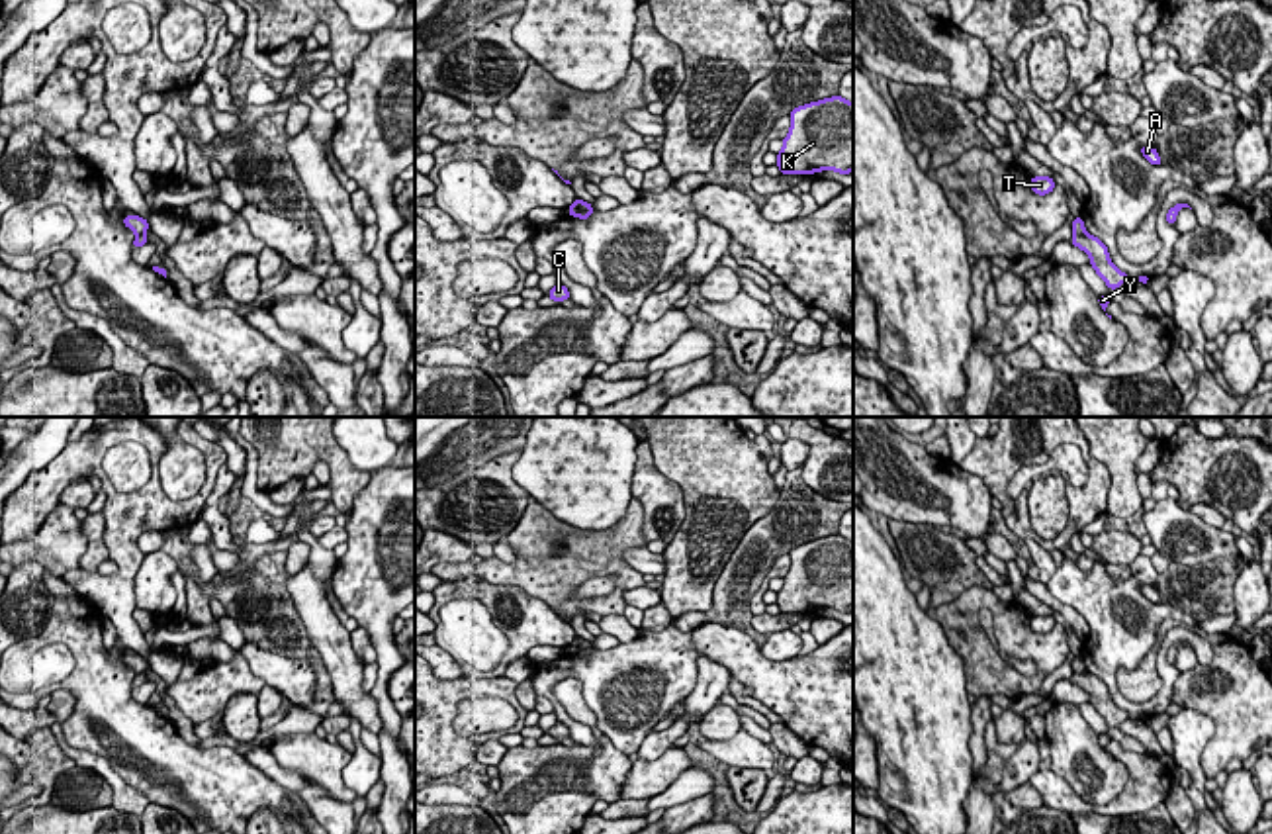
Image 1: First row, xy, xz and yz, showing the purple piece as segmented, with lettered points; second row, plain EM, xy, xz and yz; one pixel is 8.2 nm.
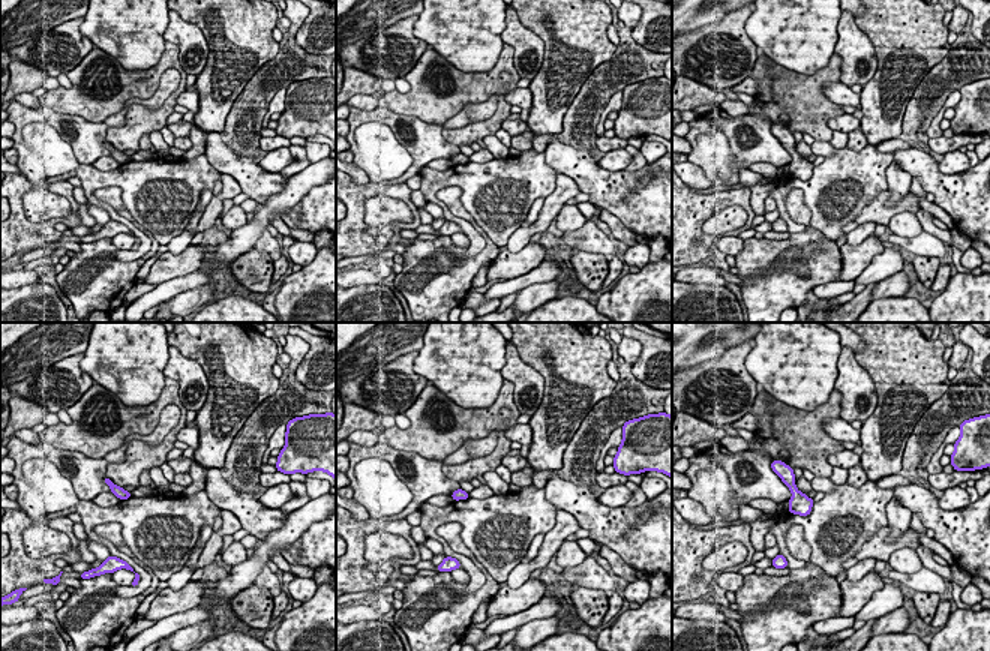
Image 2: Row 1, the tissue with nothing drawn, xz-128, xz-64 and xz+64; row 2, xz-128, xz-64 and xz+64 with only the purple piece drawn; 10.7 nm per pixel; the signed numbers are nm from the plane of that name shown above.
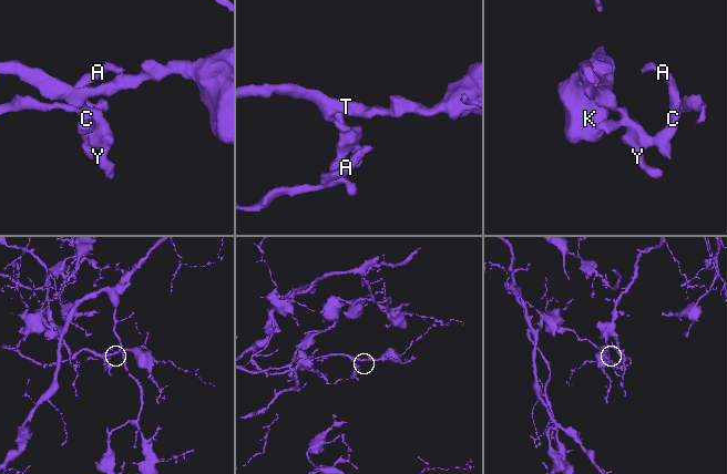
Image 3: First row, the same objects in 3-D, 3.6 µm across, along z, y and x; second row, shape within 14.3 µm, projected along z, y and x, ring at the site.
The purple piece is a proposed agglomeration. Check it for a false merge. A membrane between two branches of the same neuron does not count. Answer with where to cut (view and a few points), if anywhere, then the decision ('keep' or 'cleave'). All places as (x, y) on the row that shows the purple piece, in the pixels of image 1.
xz (576, 198), (578, 204), (570, 210) | cleave

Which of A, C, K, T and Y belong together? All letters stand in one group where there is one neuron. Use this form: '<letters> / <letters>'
A C Y / K T

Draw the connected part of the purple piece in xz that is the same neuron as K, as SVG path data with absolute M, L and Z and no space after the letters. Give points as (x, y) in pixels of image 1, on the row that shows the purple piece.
M841 96L795 108L791 129L777 153L781 174L814 174L853 170L853 102Z

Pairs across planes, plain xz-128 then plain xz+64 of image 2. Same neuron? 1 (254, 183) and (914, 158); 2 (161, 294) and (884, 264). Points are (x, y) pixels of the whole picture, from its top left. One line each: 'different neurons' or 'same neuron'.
1: same neuron
2: same neuron

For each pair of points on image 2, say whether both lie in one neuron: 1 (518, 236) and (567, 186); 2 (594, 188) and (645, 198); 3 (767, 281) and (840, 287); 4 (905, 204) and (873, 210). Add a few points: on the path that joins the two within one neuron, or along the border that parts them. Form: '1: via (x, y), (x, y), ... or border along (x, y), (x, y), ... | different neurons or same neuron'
1: via (533, 228), (545, 218), (555, 201) | same neuron
2: via (606, 191), (618, 203), (627, 207), (633, 204) | same neuron
3: border along (839, 279), (818, 284), (812, 290) | different neurons
4: via (897, 209), (881, 210) | same neuron

